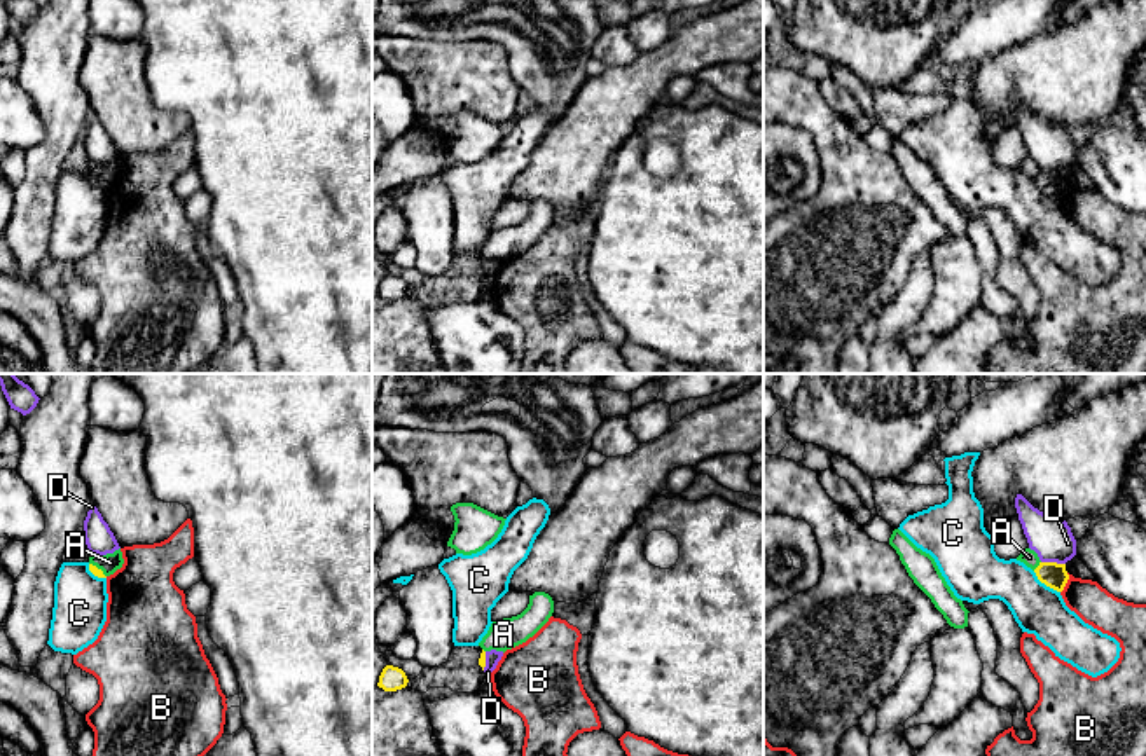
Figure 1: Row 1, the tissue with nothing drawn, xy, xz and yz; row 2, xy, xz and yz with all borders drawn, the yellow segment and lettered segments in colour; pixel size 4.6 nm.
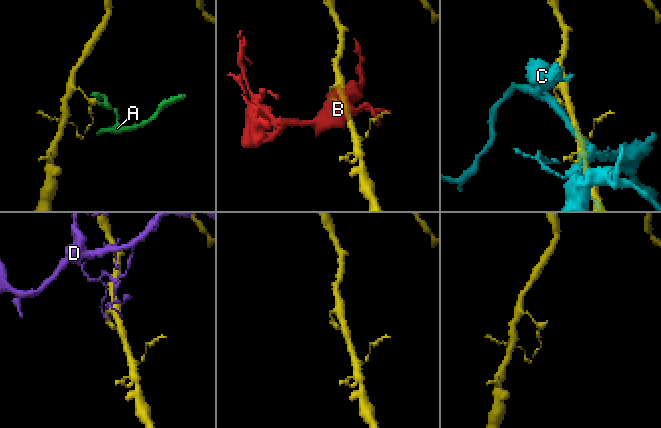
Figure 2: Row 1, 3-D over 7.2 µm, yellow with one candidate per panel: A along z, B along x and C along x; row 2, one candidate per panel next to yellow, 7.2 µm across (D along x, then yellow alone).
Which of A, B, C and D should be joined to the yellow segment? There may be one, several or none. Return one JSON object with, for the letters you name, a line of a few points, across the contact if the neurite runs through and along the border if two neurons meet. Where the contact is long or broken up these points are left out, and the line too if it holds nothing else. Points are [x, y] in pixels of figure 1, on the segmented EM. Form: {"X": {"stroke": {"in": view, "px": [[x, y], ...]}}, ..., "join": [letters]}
{"join": []}

